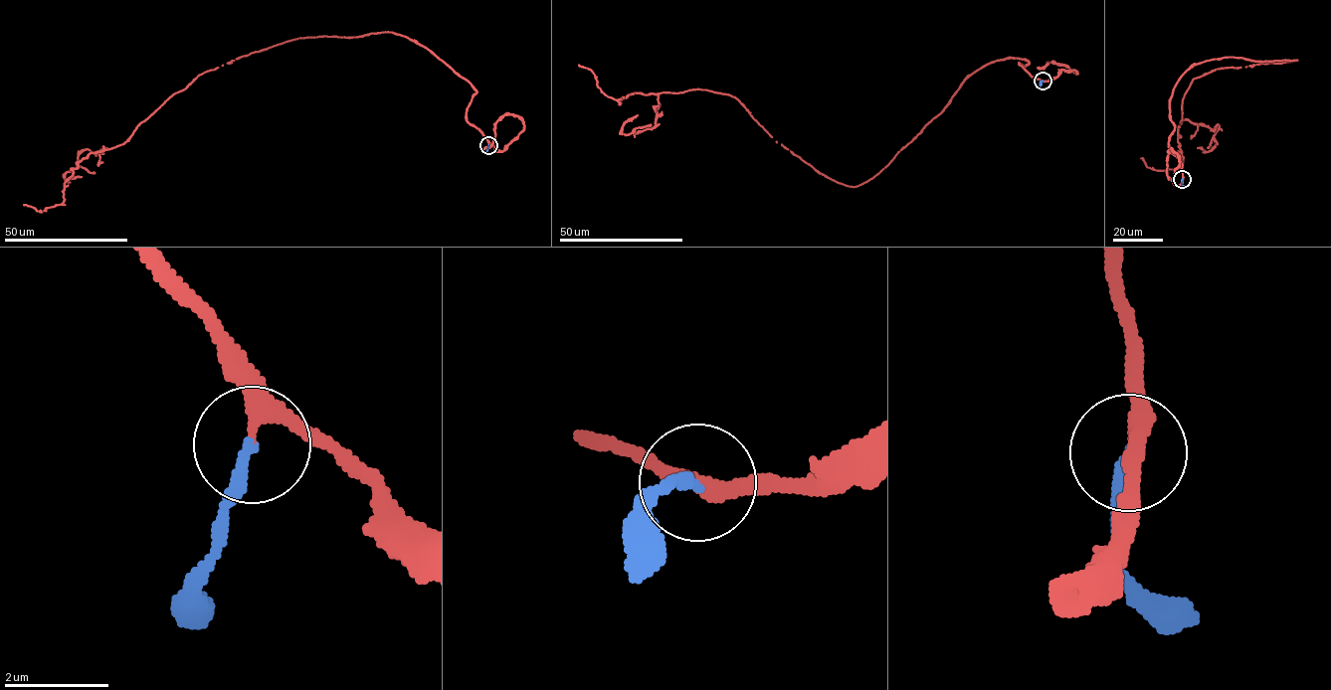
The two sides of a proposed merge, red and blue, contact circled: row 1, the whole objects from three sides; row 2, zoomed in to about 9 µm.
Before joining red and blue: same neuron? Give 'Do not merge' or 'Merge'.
Merge

